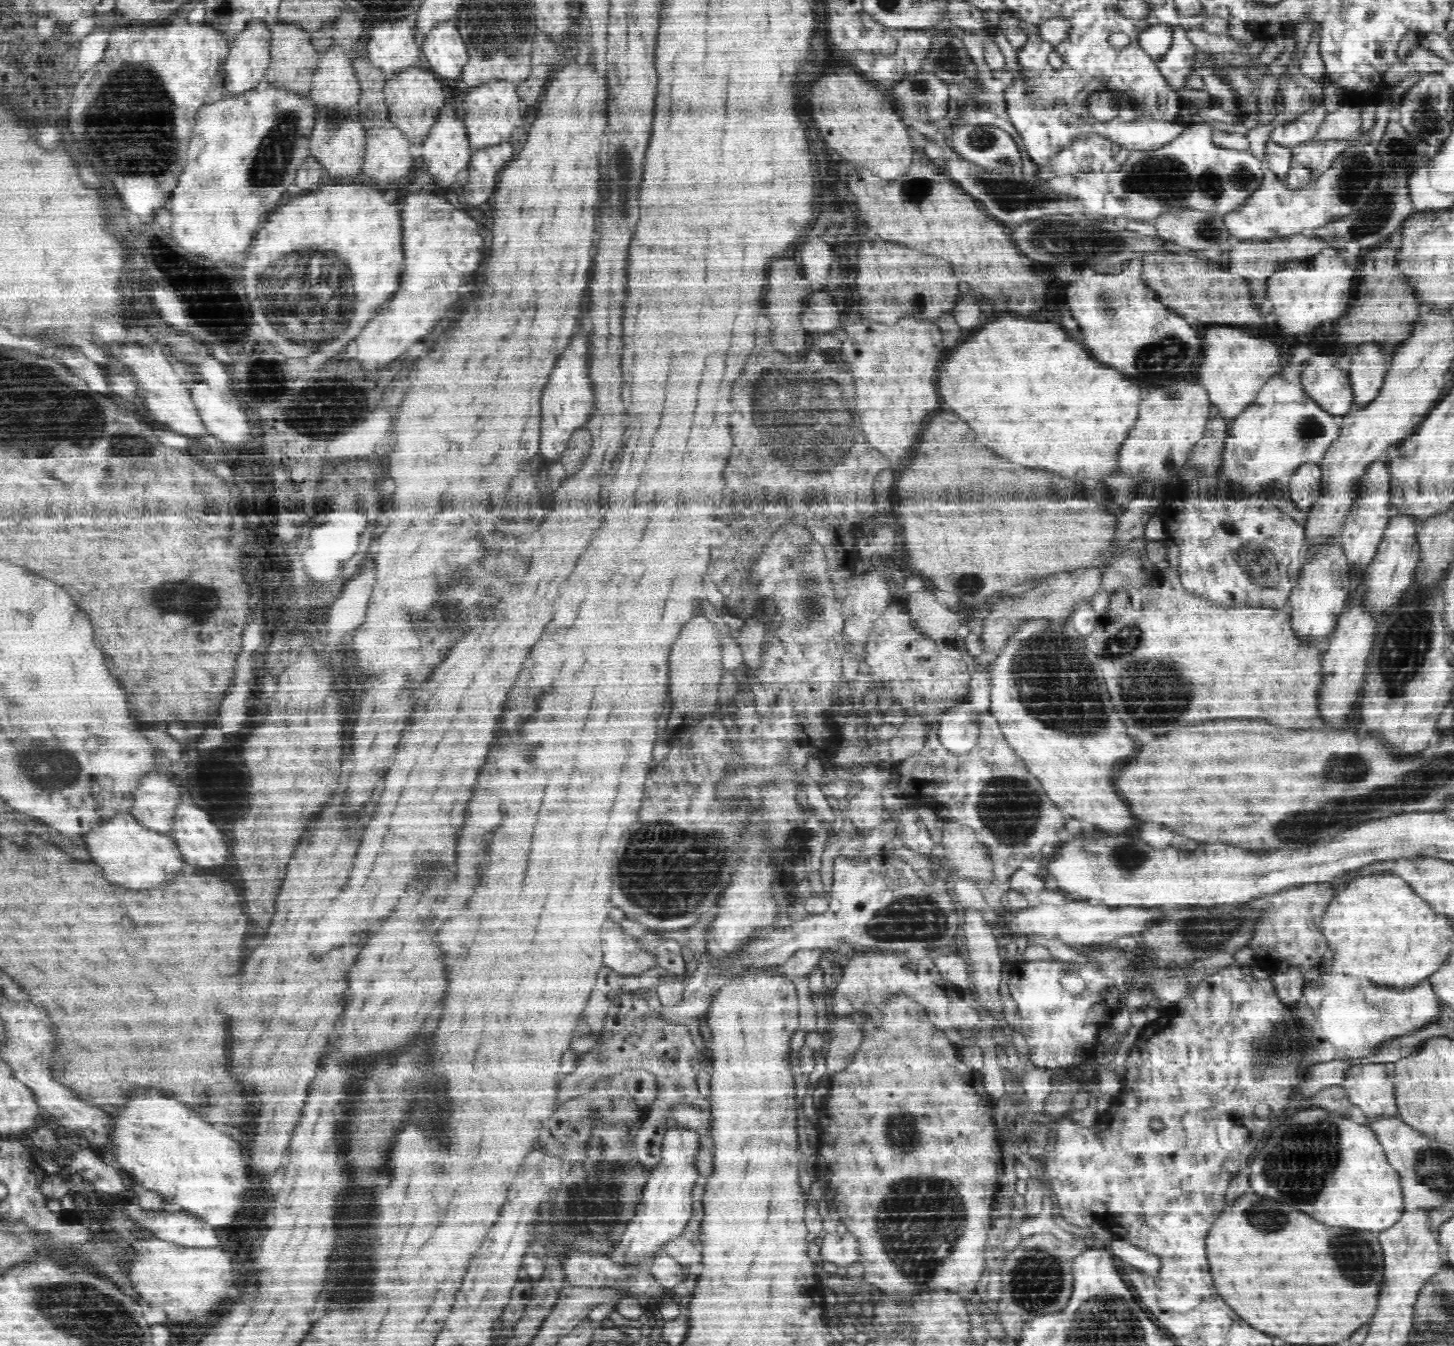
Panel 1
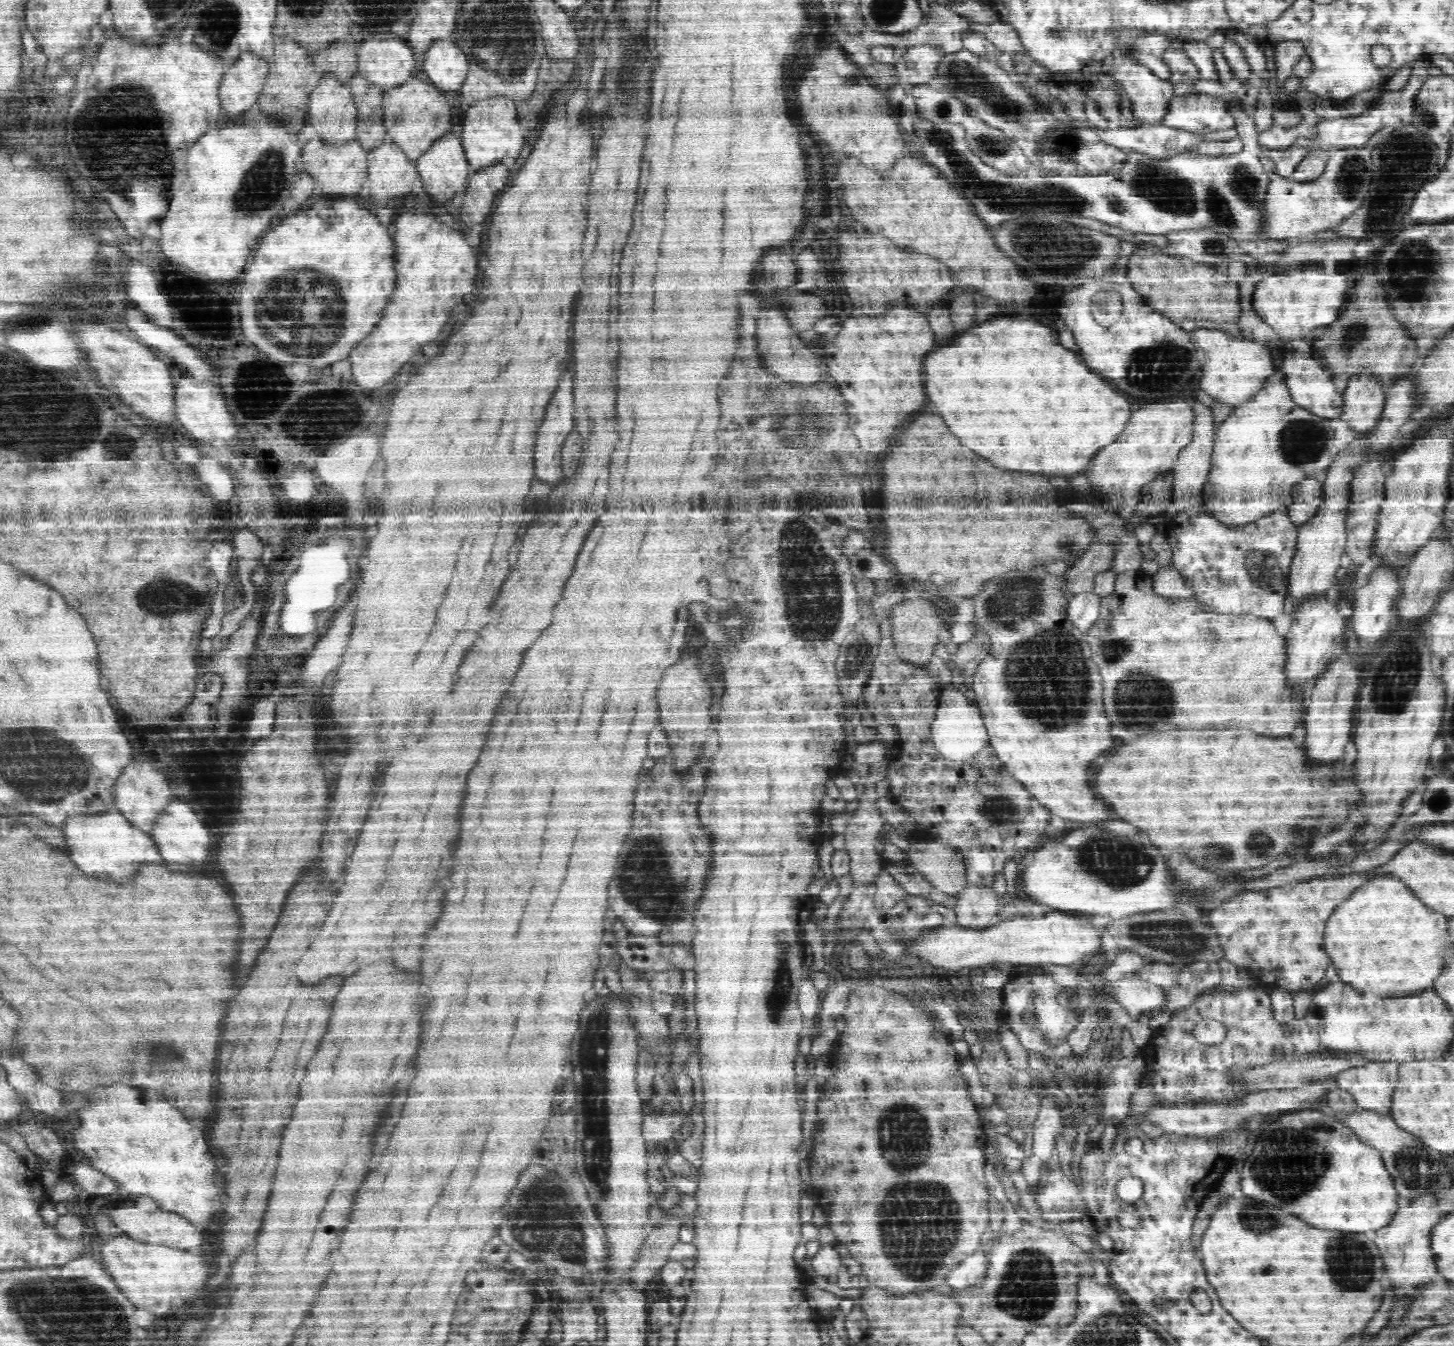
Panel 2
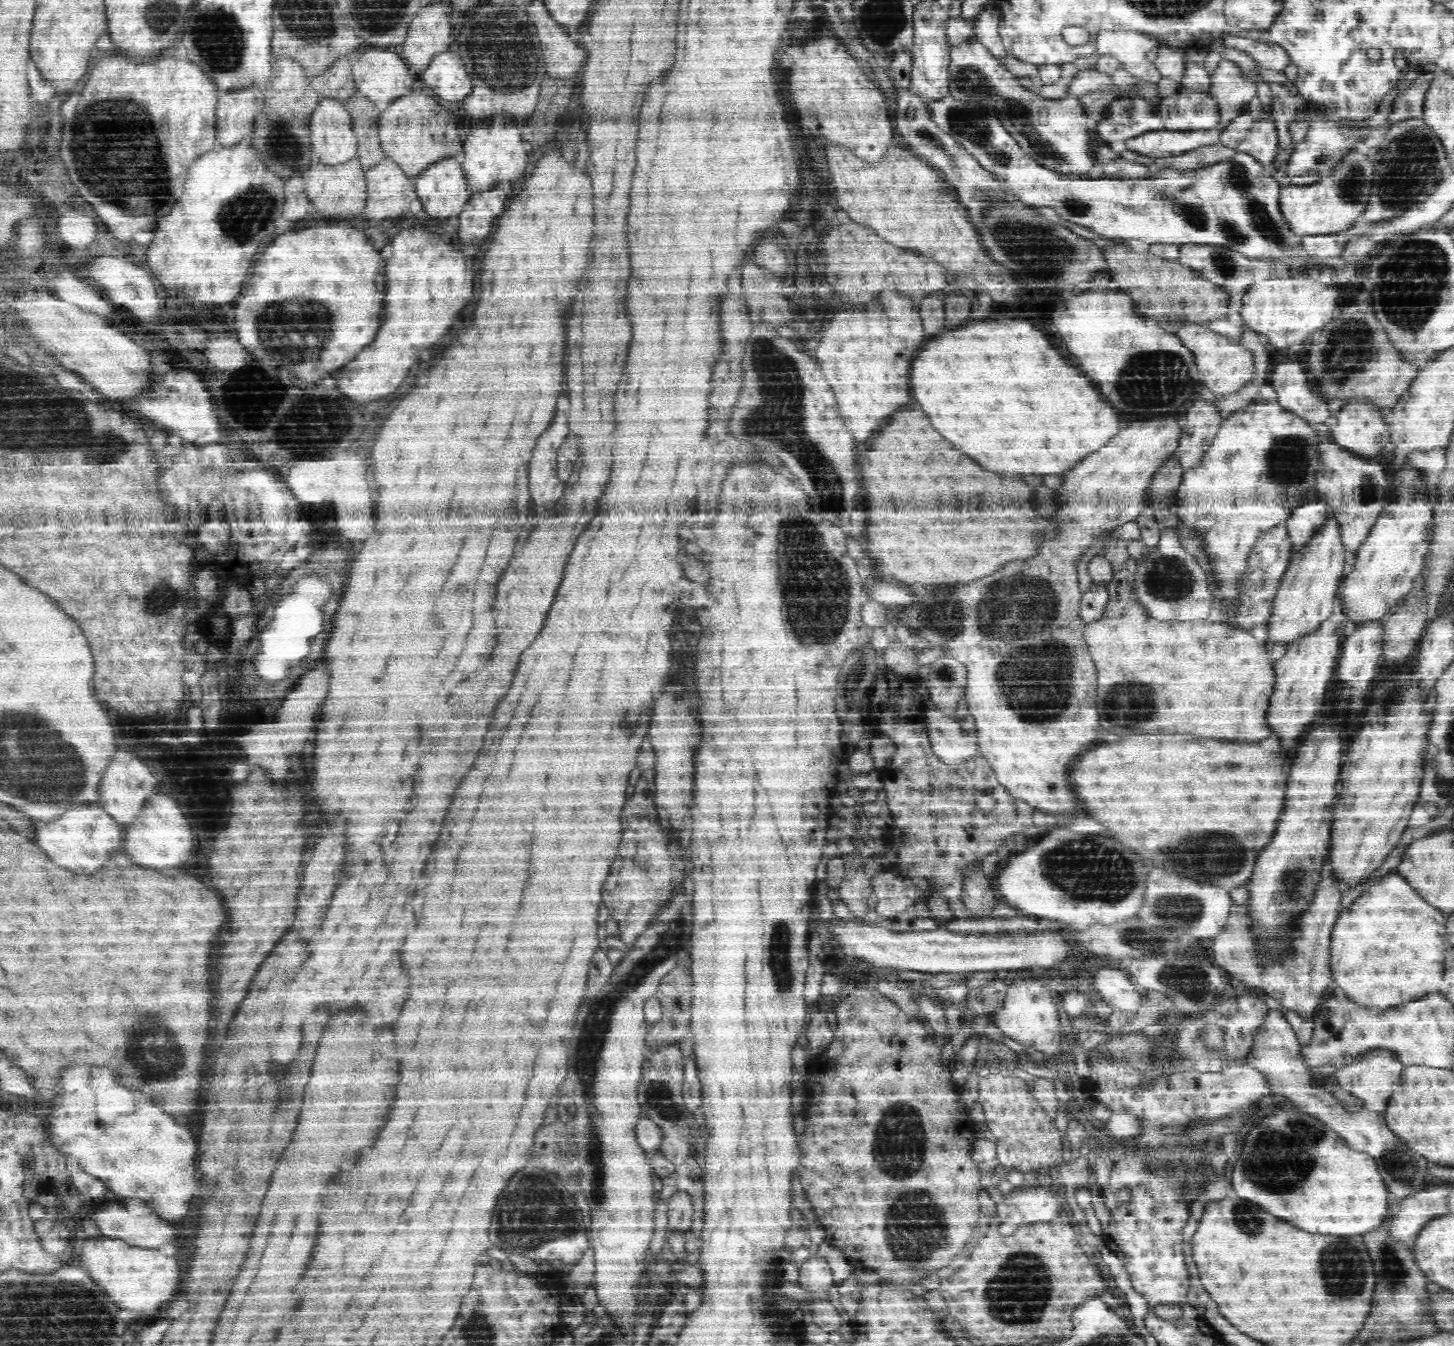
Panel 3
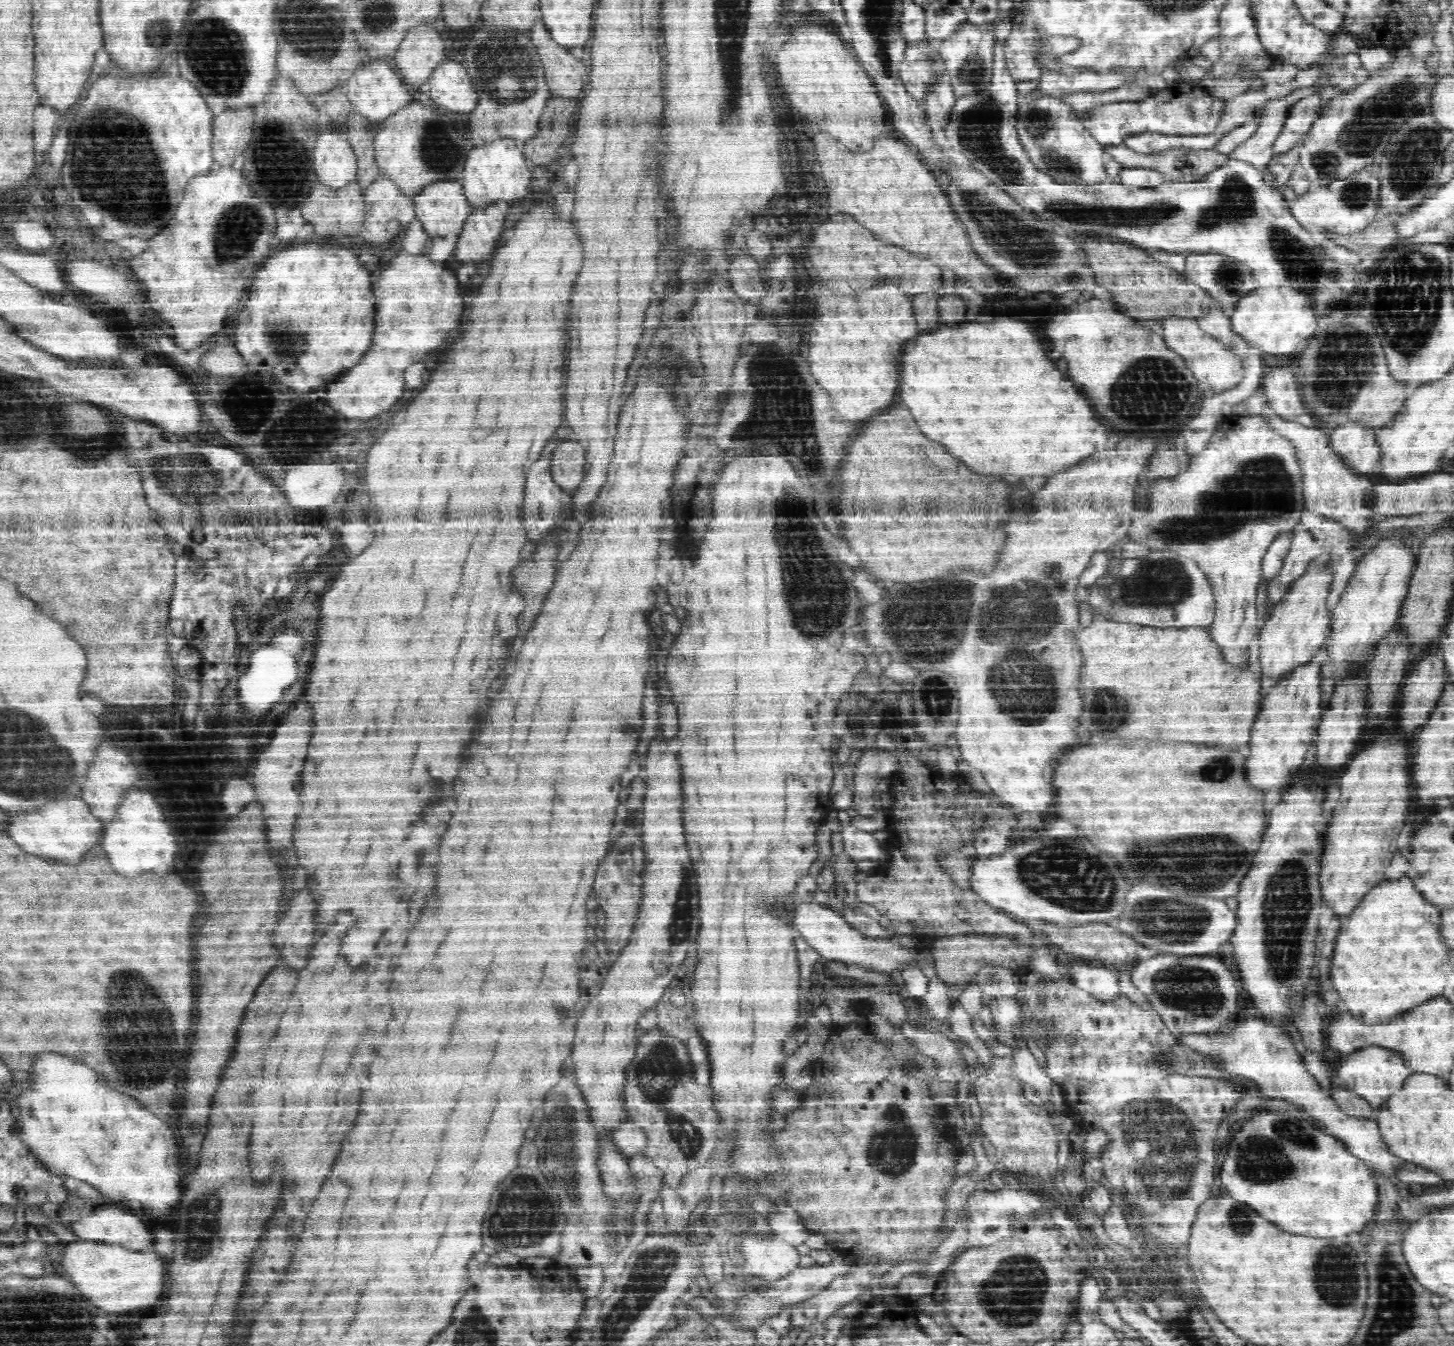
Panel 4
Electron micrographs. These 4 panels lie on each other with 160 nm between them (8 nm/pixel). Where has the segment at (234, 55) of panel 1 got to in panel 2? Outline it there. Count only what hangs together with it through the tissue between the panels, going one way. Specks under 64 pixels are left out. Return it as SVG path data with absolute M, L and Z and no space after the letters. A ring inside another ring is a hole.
M238 52L226 70L220 83L222 109L228 113L242 112L254 106L258 100L262 84L268 76L268 58L262 58L254 52Z

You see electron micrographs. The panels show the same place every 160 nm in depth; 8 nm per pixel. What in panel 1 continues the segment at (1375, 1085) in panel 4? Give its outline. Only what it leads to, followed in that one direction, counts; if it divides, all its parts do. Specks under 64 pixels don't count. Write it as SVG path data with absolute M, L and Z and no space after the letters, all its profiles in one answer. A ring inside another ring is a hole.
M1357 1062L1341 1082L1349 1099L1364 1110L1366 1123L1398 1117L1393 1063Z

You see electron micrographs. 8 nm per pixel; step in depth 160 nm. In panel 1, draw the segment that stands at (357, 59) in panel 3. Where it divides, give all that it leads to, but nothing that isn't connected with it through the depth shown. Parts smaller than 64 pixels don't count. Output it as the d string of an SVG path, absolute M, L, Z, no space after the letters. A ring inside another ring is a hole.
M416 14L386 20L372 31L367 43L367 55L375 66L381 66L387 78L399 69L418 61L420 39L417 35Z

